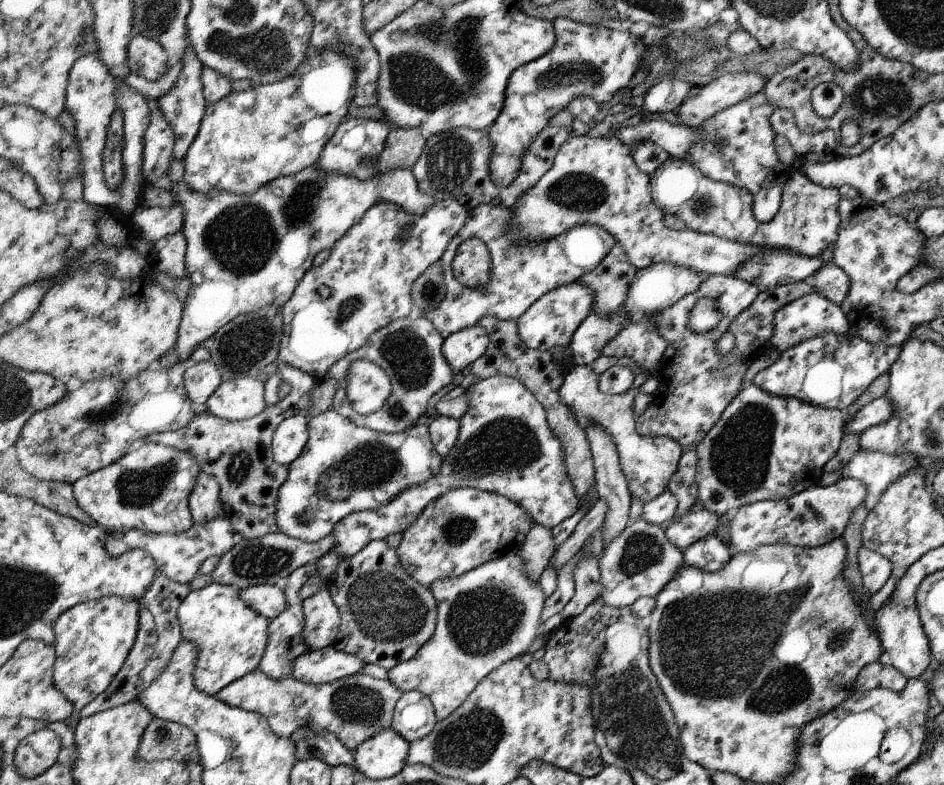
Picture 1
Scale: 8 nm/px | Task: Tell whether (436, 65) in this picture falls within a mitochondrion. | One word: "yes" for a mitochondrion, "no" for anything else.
yes

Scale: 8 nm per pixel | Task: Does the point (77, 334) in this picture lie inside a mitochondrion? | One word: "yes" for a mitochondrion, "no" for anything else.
no

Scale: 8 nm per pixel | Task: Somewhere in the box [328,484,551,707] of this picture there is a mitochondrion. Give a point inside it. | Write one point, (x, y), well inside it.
(481, 622)

